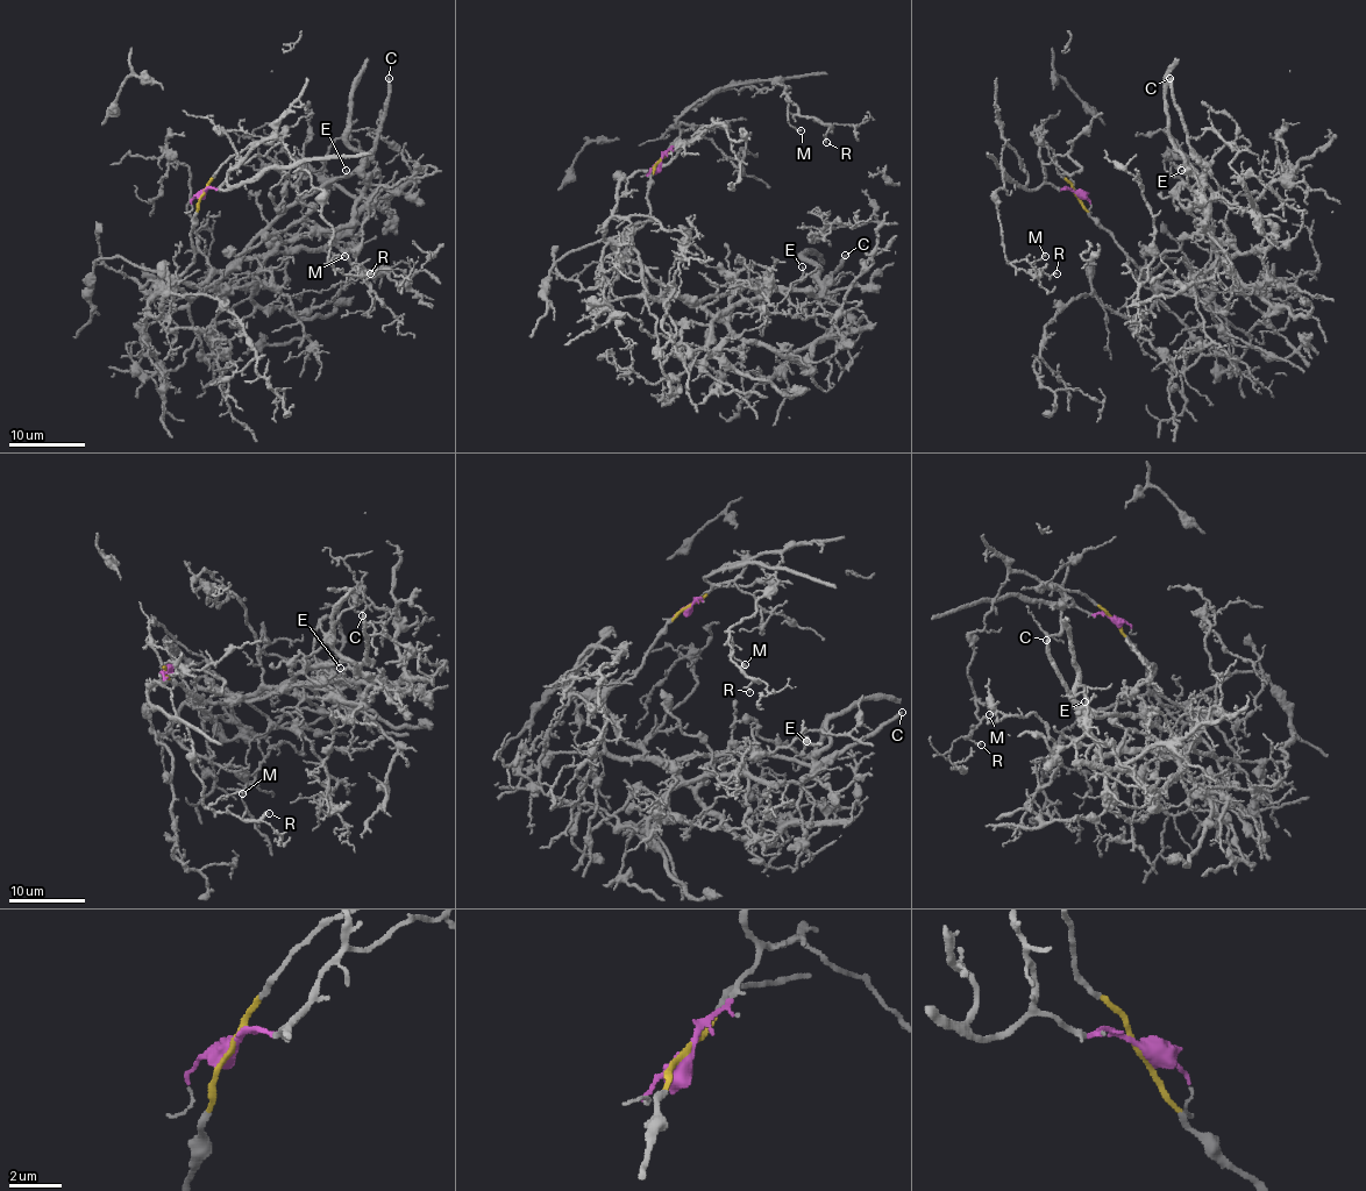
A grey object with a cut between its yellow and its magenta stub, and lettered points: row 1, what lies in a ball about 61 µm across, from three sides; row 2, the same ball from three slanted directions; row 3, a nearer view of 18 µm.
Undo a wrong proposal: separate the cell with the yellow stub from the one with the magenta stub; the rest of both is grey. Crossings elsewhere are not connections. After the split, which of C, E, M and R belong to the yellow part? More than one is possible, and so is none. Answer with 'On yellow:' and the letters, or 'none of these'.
On yellow: C, E

